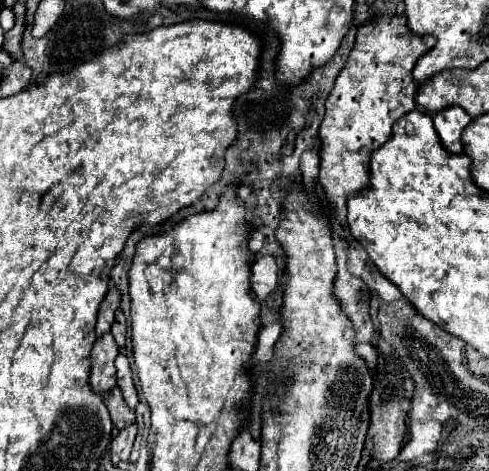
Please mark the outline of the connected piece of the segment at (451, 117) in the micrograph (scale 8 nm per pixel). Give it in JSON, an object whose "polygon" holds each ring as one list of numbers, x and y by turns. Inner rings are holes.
{"polygon":[[448,106,448,110,440,110,434,114,434,128,440,136,442,146,452,154,462,154,462,130,472,122,472,118,466,114,466,110,458,106]]}

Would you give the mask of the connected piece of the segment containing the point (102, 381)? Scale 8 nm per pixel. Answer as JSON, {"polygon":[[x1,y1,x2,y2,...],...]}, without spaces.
{"polygon":[[110,332,100,336,92,348,92,374,90,384,96,392,106,392,116,386,114,358,118,356,118,346]]}

